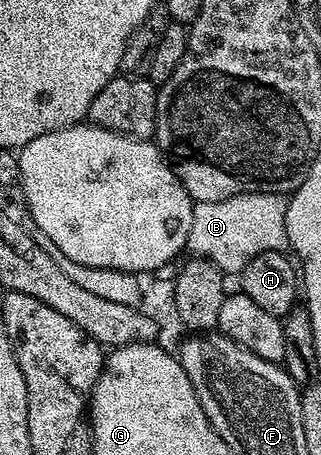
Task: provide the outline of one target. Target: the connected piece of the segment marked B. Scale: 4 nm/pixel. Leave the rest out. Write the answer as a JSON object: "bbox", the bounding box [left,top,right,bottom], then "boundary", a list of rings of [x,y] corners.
{"bbox":[187,192,288,274],"boundary":[[[244,192],[222,202],[197,201],[192,209],[192,228],[187,251],[197,259],[211,261],[226,274],[238,274],[259,253],[281,252],[288,248],[286,234],[287,197],[281,193]]]}

